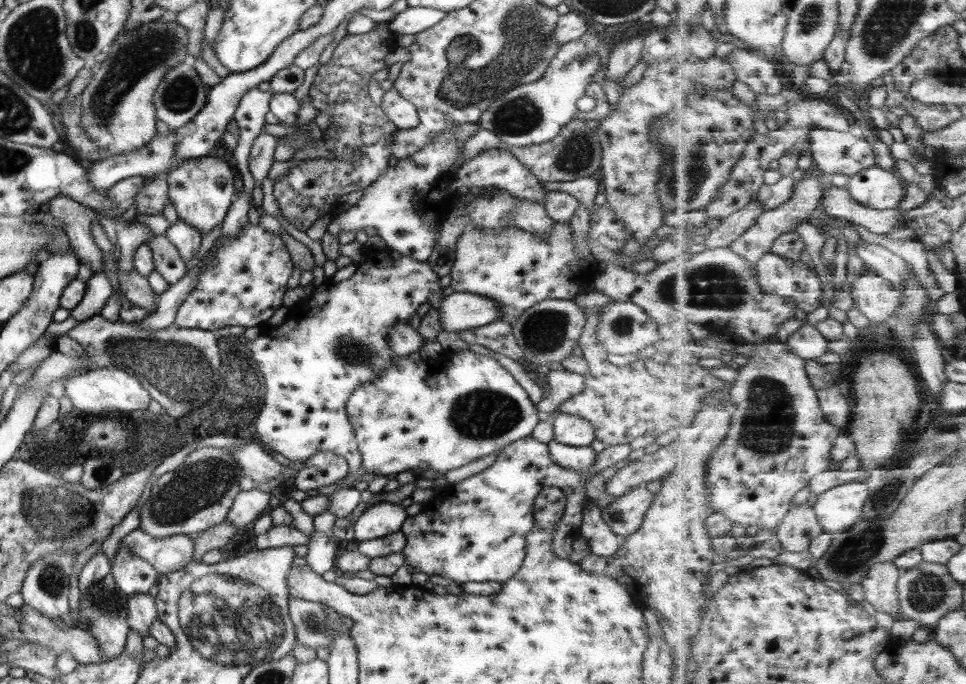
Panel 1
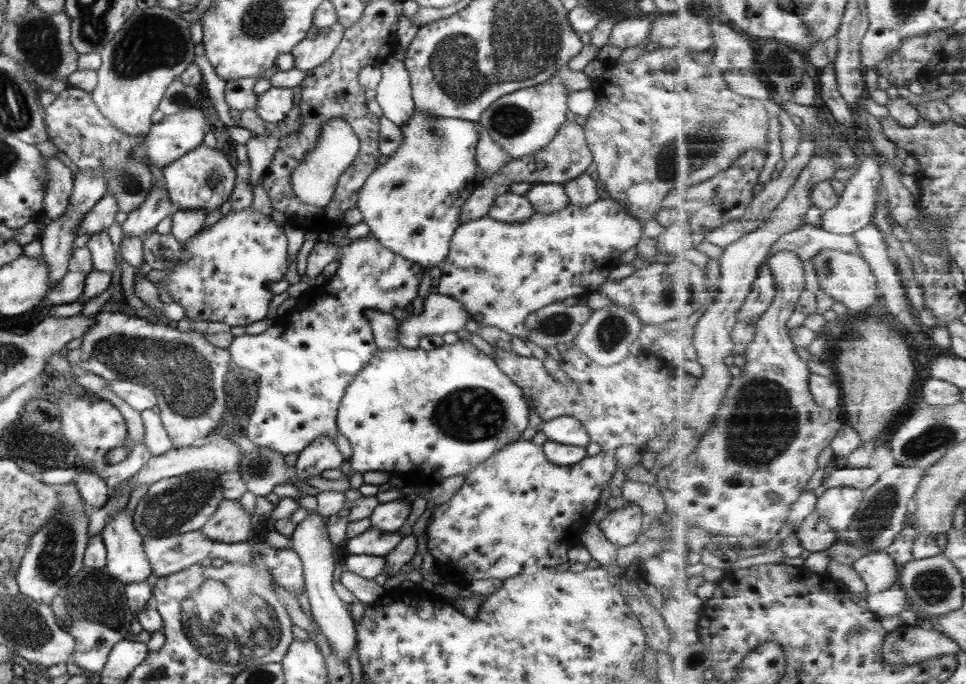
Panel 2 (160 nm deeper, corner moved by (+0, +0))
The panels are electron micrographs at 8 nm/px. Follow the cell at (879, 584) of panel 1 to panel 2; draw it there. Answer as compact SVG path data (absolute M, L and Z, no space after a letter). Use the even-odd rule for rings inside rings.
M868 552L856 560L852 567L866 582L867 594L879 594L889 591L893 584L899 582L900 566L896 560L887 552Z

